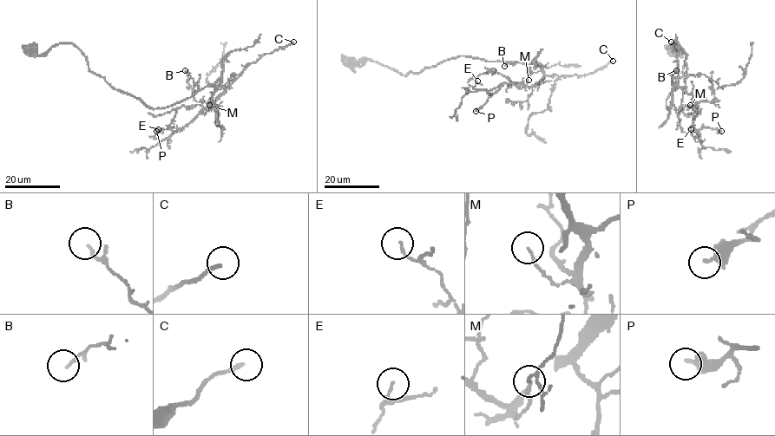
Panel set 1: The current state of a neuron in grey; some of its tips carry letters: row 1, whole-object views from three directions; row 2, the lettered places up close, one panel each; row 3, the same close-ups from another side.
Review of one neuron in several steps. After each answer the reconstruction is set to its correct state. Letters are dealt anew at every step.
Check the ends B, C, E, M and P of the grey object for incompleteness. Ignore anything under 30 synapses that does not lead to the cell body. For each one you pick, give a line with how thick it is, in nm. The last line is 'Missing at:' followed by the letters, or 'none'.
Missing at: none

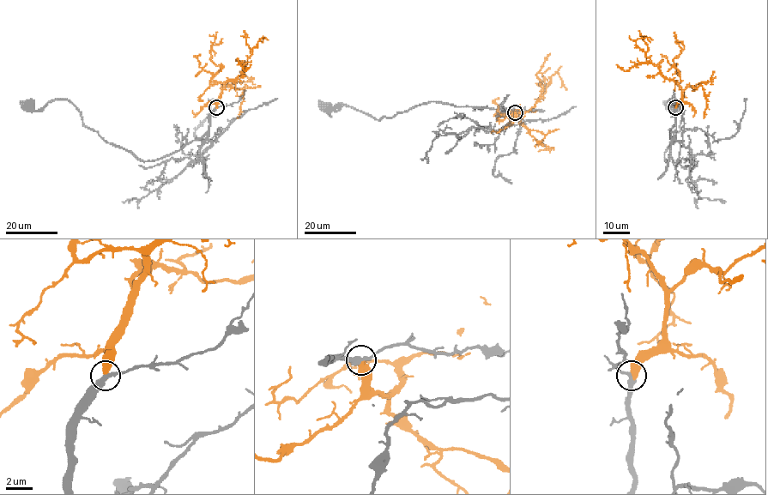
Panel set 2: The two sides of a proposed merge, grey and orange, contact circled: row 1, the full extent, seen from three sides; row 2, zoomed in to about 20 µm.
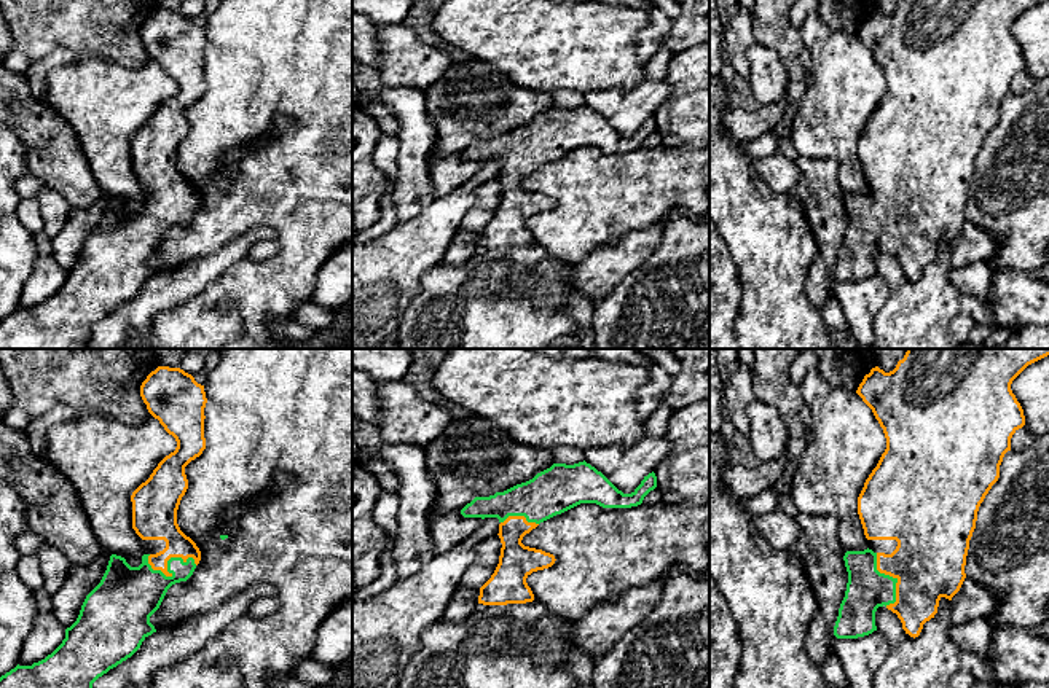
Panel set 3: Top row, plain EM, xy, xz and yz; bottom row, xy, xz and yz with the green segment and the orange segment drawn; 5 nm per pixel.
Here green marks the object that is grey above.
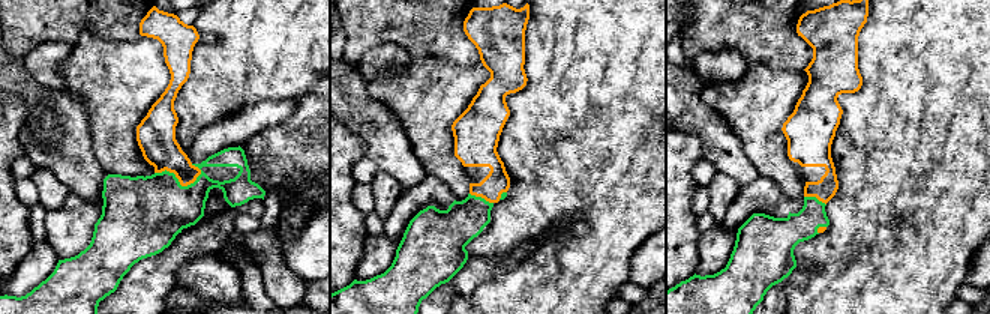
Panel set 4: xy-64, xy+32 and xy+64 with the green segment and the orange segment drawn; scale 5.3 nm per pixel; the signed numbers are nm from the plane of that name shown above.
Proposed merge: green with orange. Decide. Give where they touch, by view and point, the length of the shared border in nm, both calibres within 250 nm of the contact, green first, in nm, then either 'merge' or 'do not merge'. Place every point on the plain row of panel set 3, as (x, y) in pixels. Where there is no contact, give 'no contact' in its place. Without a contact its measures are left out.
contact xy (168, 209); length 260 nm; calibres 300 and 220 nm; merge

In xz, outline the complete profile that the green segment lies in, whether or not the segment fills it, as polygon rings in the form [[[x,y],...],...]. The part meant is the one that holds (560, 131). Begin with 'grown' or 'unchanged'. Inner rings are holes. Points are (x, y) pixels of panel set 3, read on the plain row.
grown | [[[553,107],[532,123],[489,140],[475,140],[461,158],[464,161],[497,161],[502,186],[499,207],[491,221],[480,231],[478,247],[507,248],[534,244],[526,221],[555,207],[555,199],[521,186],[523,180],[540,166],[580,147],[603,151],[631,151],[657,131],[655,116],[644,119],[631,135],[619,134],[590,107]]]

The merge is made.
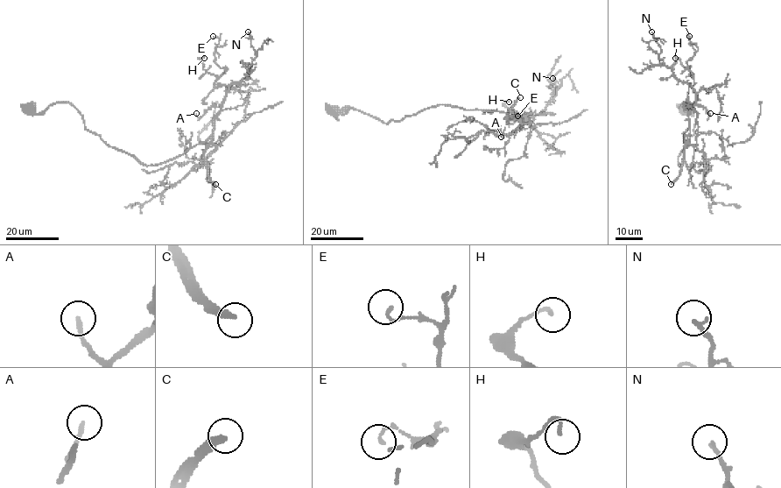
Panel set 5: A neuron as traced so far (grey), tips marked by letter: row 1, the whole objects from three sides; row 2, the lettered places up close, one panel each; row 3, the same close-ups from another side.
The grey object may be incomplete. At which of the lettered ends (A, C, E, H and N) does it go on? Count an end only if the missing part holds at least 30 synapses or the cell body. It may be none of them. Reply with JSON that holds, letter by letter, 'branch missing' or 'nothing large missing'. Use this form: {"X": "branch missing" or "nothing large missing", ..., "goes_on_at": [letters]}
{"A": "branch missing", "C": "branch missing", "E": "nothing large missing", "H": "nothing large missing", "N": "nothing large missing", "goes_on_at": ["A", "C"]}

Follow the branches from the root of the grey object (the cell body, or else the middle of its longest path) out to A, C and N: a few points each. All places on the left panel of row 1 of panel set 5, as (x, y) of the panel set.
A: (30, 109), (69, 102), (87, 130), (146, 165), (213, 134), (221, 106), (196, 113)
C: (30, 109), (38, 114), (69, 102), (87, 130), (146, 165), (175, 159), (211, 137), (204, 159), (215, 184)
N: (30, 109), (69, 102), (108, 145), (146, 165), (164, 163), (213, 134), (228, 87), (256, 57), (248, 31)

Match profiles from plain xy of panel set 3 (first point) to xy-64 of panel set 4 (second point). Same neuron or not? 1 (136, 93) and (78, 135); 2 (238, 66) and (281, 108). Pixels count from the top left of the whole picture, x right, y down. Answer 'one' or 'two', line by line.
1: two
2: two

